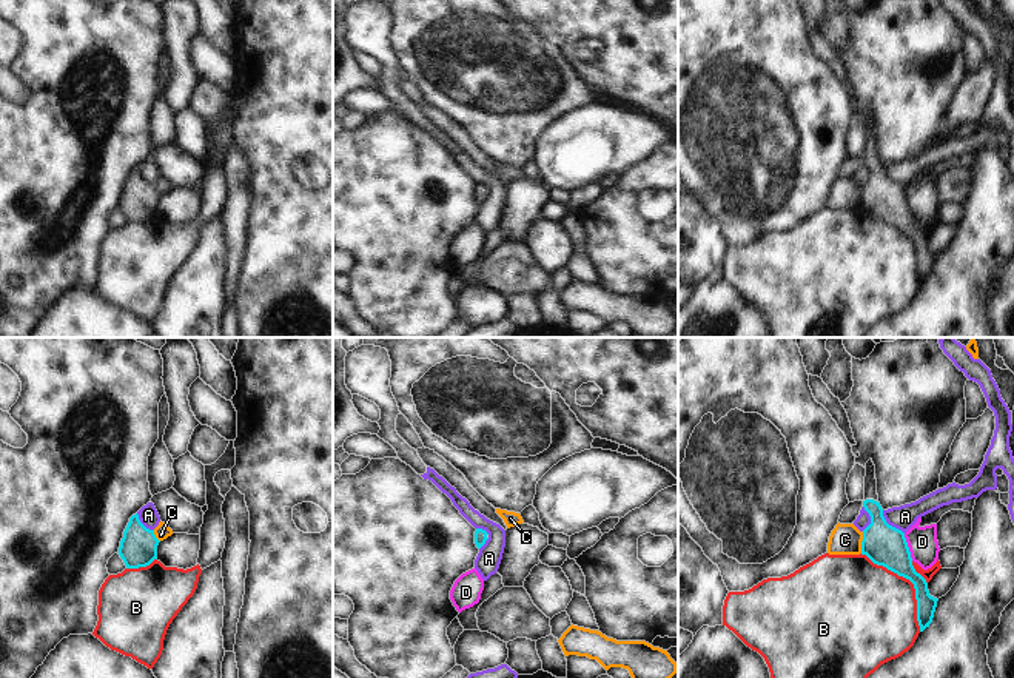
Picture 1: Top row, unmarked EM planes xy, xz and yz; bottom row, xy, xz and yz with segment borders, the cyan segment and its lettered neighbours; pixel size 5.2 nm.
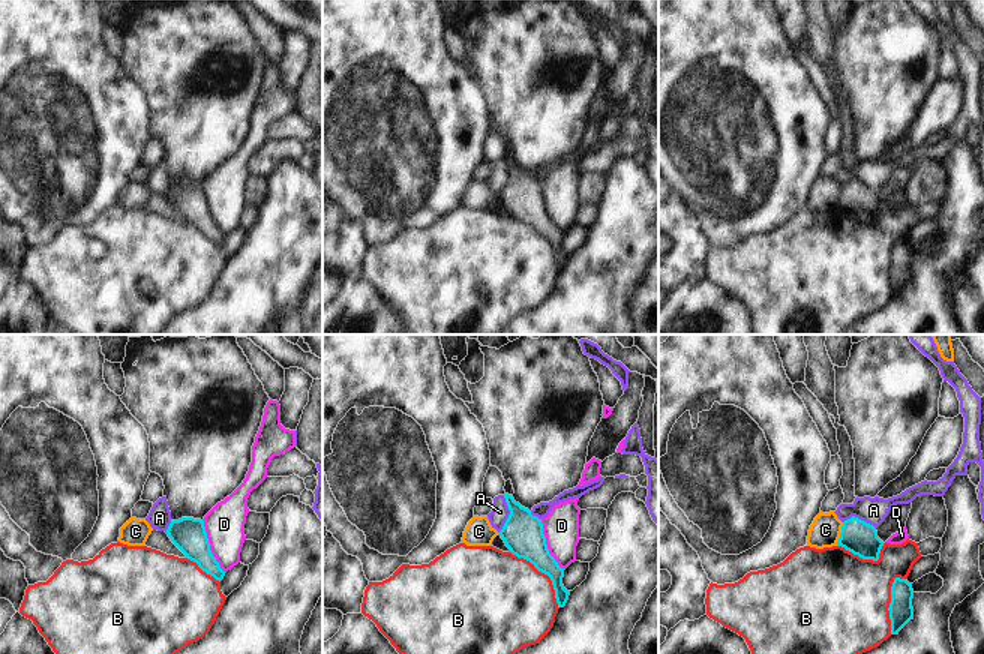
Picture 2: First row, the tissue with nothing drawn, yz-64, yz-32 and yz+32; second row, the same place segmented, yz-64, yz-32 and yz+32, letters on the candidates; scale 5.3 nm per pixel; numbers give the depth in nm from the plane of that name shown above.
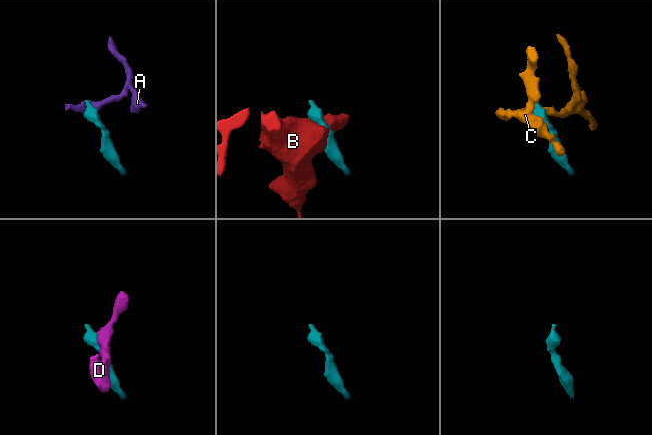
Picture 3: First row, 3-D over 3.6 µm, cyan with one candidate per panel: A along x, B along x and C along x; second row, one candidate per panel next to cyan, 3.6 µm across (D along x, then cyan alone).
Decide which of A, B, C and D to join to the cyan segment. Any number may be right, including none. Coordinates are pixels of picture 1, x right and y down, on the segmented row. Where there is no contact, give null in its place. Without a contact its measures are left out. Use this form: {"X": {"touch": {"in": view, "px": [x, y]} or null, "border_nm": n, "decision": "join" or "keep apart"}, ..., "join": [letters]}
{"A": {"touch": {"in": "yz", "px": [888, 524]}, "border_nm": 170, "decision": "keep apart"}, "B": {"touch": {"in": "yz", "px": [909, 580]}, "border_nm": 500, "decision": "keep apart"}, "C": {"touch": {"in": "yz", "px": [862, 543]}, "border_nm": 110, "decision": "keep apart"}, "D": {"touch": {"in": "yz", "px": [908, 547]}, "border_nm": 150, "decision": "keep apart"}, "join": []}

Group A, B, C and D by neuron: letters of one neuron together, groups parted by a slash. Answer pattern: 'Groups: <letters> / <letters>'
Groups: A / B / C / D.

